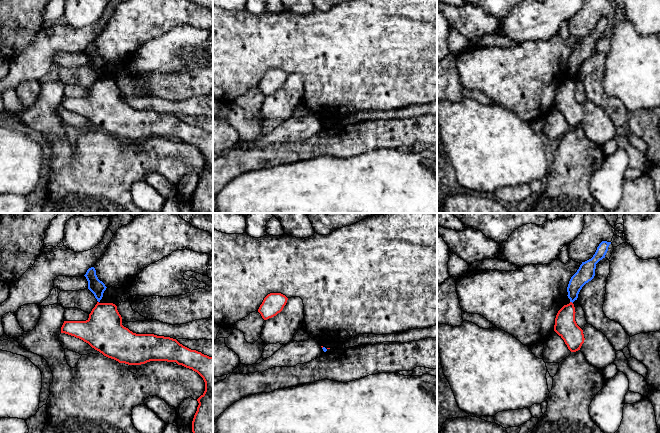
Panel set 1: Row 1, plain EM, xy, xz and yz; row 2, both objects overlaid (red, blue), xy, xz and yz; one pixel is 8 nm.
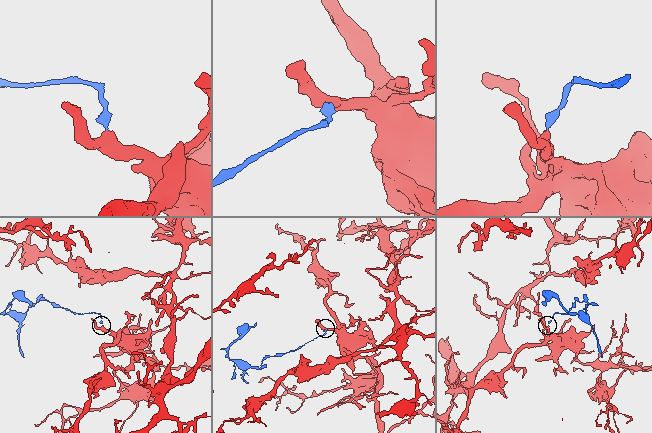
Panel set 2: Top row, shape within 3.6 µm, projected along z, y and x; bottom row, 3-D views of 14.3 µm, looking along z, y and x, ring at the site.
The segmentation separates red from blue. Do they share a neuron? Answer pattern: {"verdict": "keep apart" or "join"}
{"verdict": "keep apart"}

